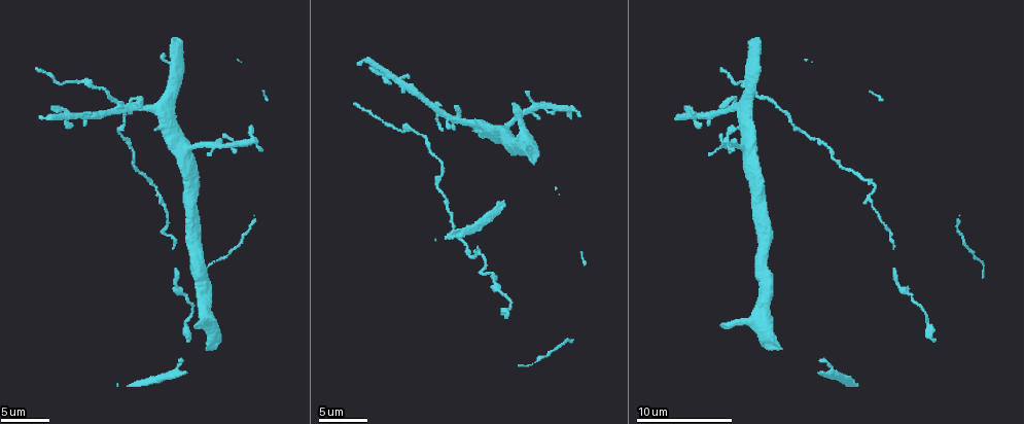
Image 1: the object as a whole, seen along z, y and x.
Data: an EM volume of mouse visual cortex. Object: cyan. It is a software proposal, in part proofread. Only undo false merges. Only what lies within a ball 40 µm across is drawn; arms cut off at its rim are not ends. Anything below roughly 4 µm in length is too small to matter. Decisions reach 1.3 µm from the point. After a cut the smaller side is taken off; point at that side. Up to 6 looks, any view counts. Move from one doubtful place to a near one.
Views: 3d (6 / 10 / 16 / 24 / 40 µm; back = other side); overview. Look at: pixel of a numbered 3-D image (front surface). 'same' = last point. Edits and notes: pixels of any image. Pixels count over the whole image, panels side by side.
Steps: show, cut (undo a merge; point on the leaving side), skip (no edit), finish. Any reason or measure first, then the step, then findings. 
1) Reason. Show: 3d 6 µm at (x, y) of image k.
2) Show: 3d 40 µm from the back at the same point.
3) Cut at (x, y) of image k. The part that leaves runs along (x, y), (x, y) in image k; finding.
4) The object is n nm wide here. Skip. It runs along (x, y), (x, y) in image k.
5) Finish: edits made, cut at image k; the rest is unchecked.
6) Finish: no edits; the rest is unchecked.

Show: 3d 10 µm at (154, 108) of image 1.

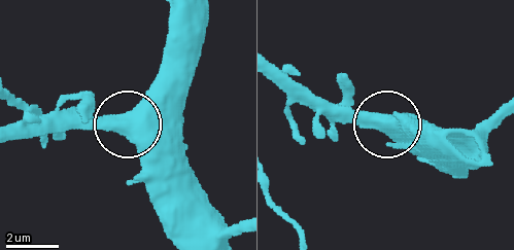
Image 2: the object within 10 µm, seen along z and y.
Zoom in. Show: 3d 6 µm at (130, 118) of image 2.

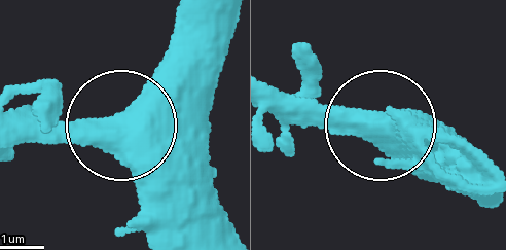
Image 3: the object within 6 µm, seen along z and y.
Skip. It runs along (267, 90), (367, 112), (463, 193) in image 3; continuous, no second neuron.

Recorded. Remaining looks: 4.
Show: 3d 6 µm at (190, 150) of image 1.

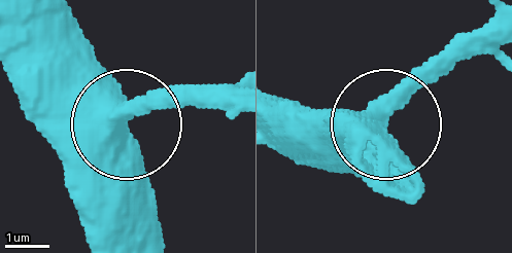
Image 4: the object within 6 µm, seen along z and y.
The object is 520 nm wide here. Skip. It runs along (29, 22), (125, 117), (213, 110) in image 4; all the same neuron.

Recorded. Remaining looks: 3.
Narrows sharply. Show: 3d 6 µm at (900, 286) of image 1.

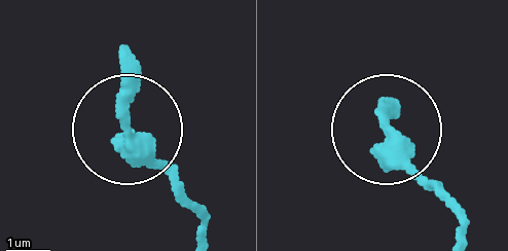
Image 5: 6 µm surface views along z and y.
Show: 3d 6 µm from the back at (384, 123) of image 5.

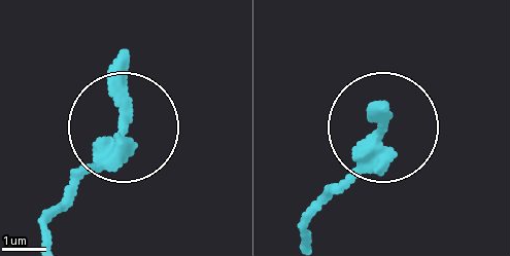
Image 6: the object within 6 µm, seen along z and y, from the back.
Skip. Continuous, no second neuron.

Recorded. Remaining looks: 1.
Finish: no edits; the rest is unchecked.

